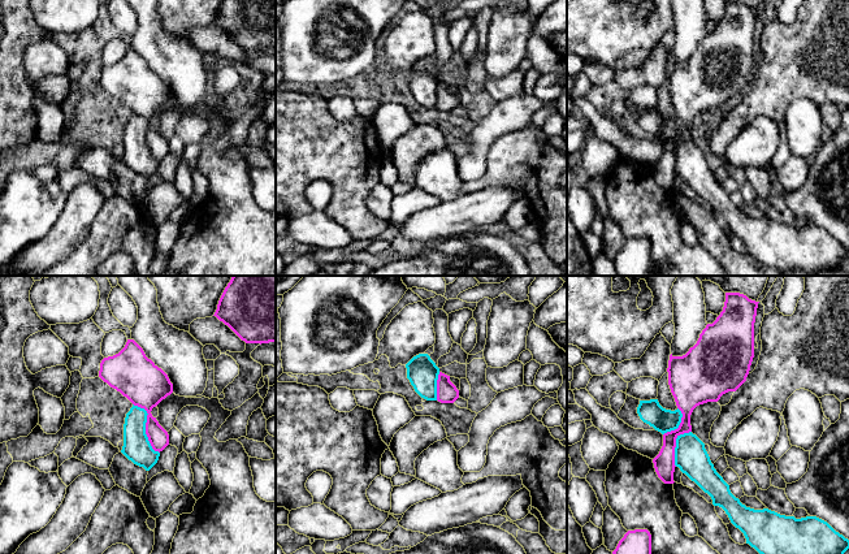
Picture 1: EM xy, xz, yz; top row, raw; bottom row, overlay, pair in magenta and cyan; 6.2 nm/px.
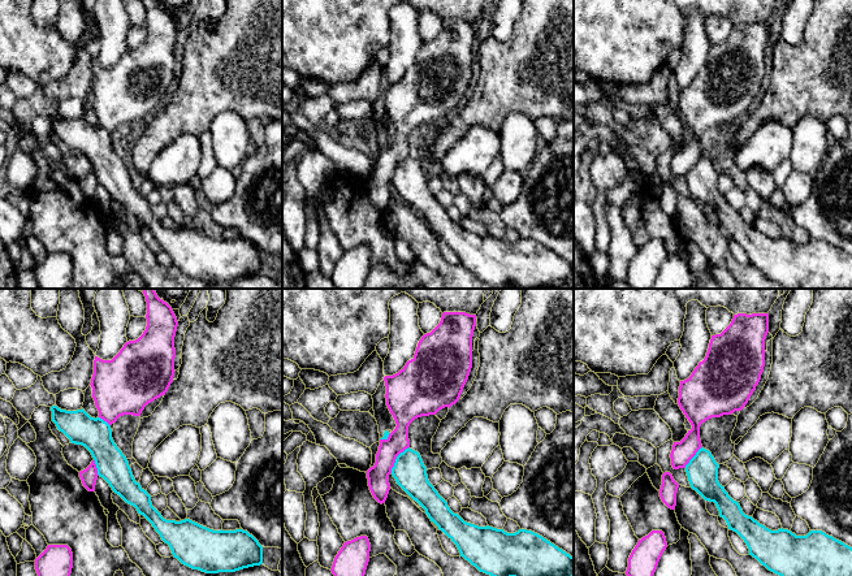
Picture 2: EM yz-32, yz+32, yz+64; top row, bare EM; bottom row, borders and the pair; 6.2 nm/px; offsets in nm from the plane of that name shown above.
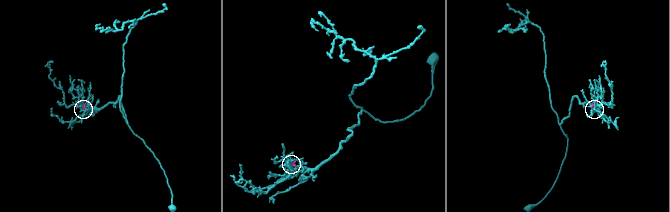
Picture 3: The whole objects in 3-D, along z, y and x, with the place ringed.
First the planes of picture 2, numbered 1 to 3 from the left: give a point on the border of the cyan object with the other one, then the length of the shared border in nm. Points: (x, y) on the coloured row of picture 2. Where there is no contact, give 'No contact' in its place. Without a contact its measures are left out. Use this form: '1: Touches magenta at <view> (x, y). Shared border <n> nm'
1: Touches magenta at yz-32 (95, 467). Shared border 110 nm
2: Touches magenta at yz+32 (396, 458). Shared border 200 nm
3: Touches magenta at yz+64 (693, 455). Shared border 170 nm

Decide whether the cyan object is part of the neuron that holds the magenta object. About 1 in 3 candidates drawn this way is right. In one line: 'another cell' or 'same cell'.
another cell

